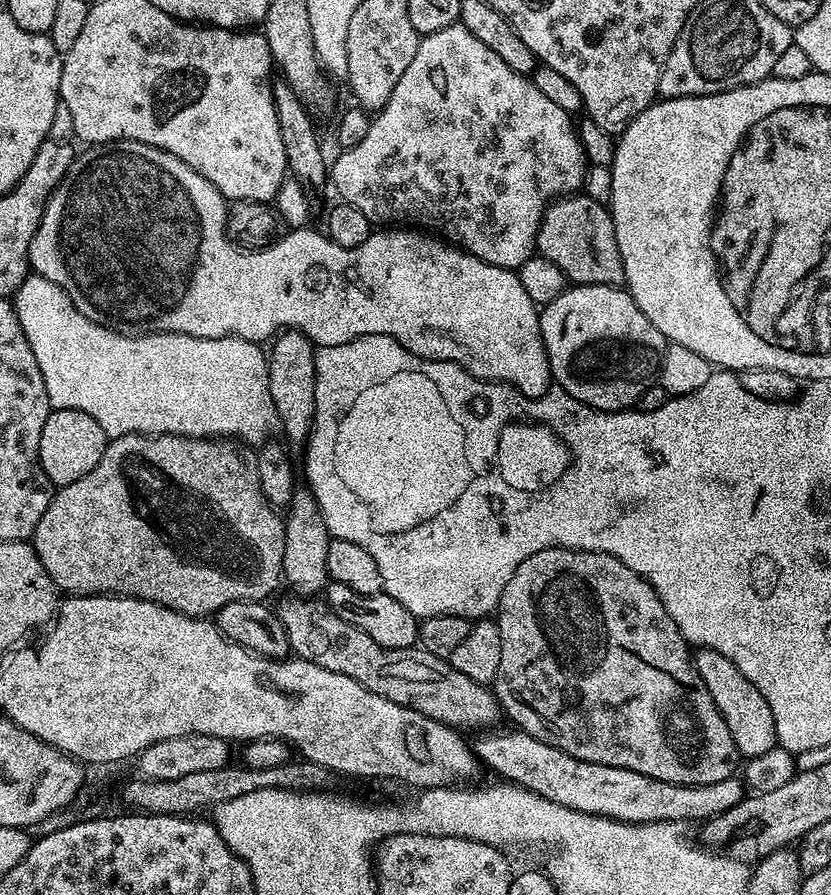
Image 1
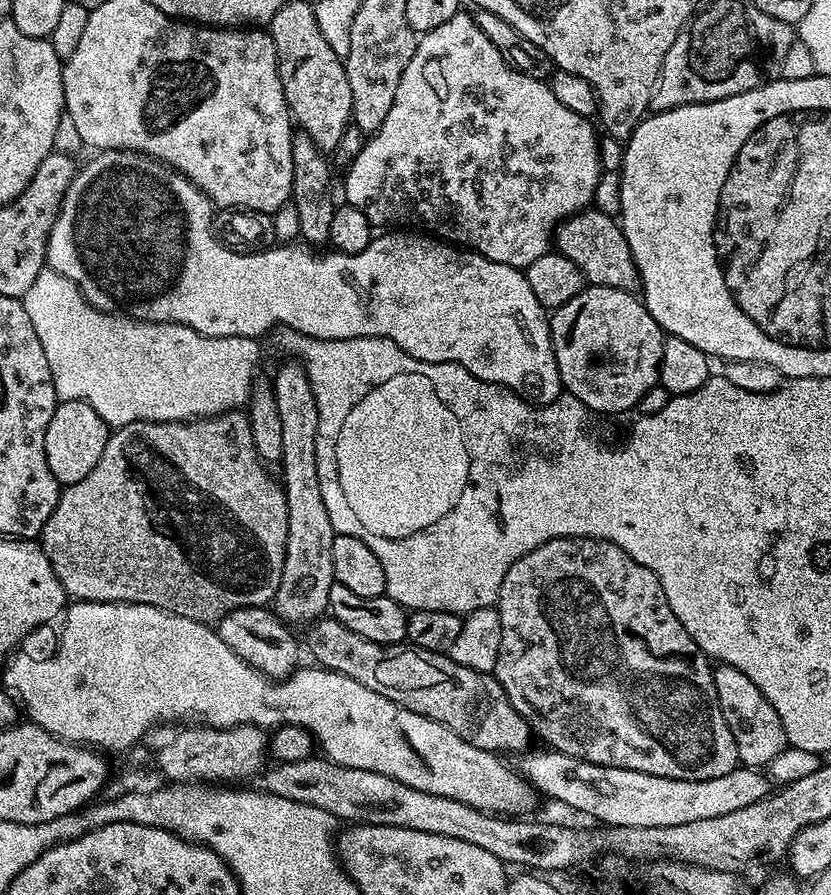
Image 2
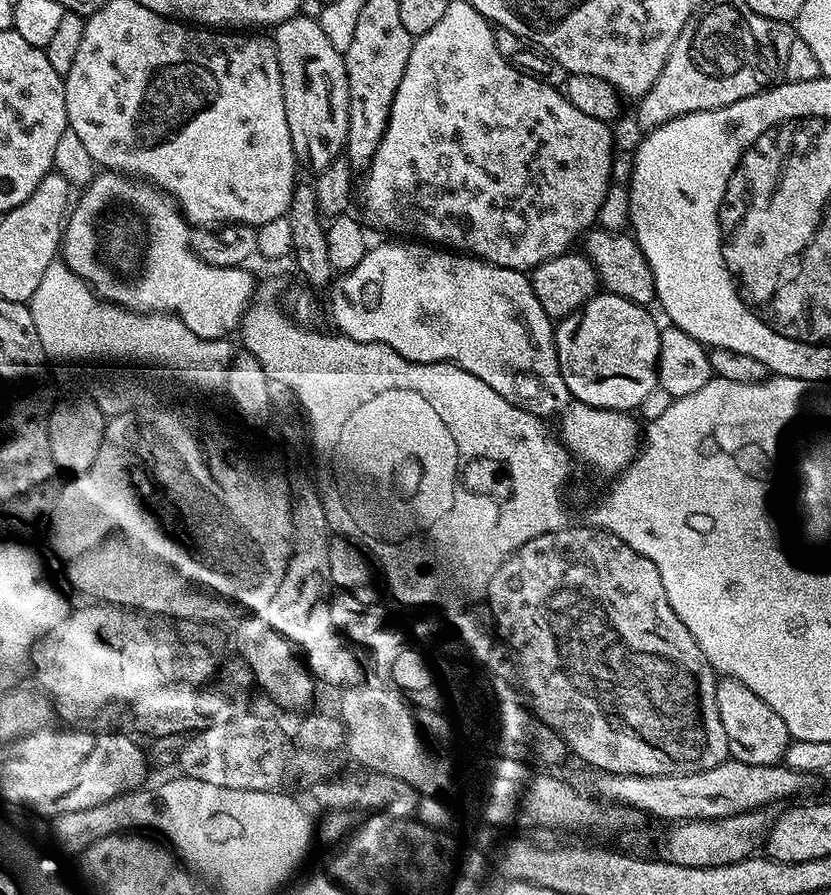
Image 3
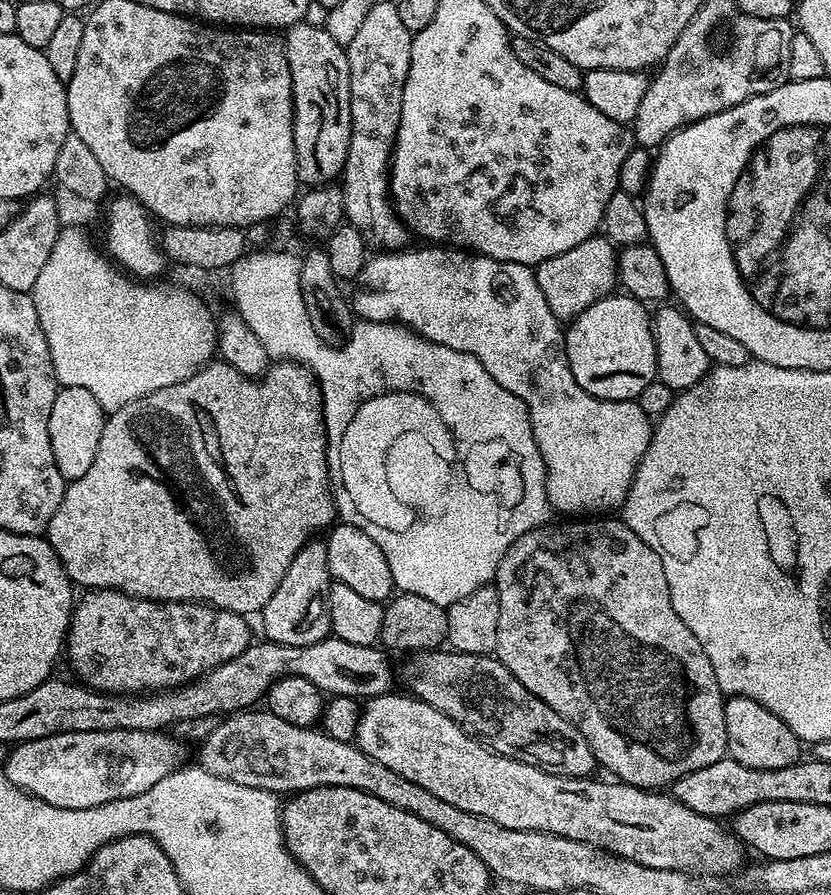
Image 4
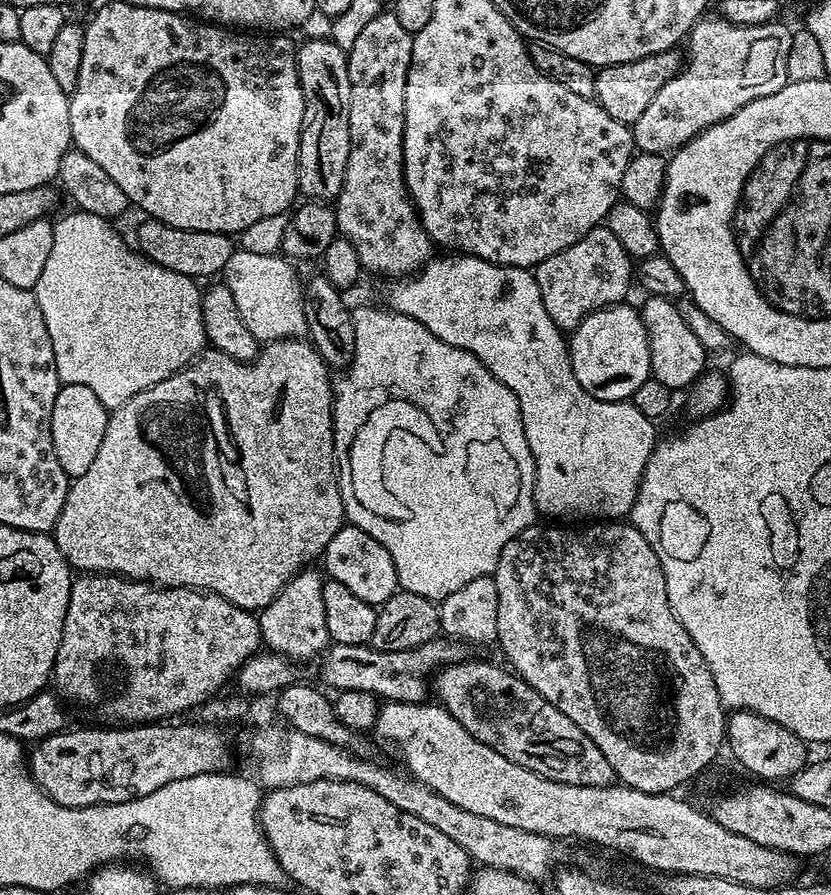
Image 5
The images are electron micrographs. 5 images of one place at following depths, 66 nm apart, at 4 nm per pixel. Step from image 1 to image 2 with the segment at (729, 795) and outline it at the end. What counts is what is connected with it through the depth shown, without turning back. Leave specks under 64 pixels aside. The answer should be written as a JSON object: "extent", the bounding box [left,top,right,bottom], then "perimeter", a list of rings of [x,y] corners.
{"extent":[514,750,770,828],"perimeter":[[[528,750],[515,761],[514,767],[544,797],[549,796],[584,816],[593,816],[601,820],[601,825],[613,828],[653,828],[654,826],[683,826],[686,822],[699,822],[702,818],[718,818],[721,814],[730,814],[734,810],[742,810],[746,806],[766,798],[770,791],[770,780],[759,768],[738,766],[730,770],[730,774],[722,774],[722,778],[706,778],[705,780],[679,780],[678,778],[662,778],[658,774],[646,774],[642,770],[626,770],[614,766],[602,766],[594,762],[586,762],[582,758],[574,758],[565,752]]]}

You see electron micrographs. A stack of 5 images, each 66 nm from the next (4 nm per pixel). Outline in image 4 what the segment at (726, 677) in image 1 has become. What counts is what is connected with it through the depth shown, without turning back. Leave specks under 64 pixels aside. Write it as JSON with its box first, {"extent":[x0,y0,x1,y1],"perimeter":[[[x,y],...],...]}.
{"extent":[724,696,801,768],"perimeter":[[[729,696],[724,702],[726,714],[726,738],[728,739],[727,755],[733,760],[742,762],[742,766],[751,768],[781,768],[790,766],[801,759],[801,737],[796,730],[786,726],[782,718],[770,714],[761,706],[755,697]]]}

